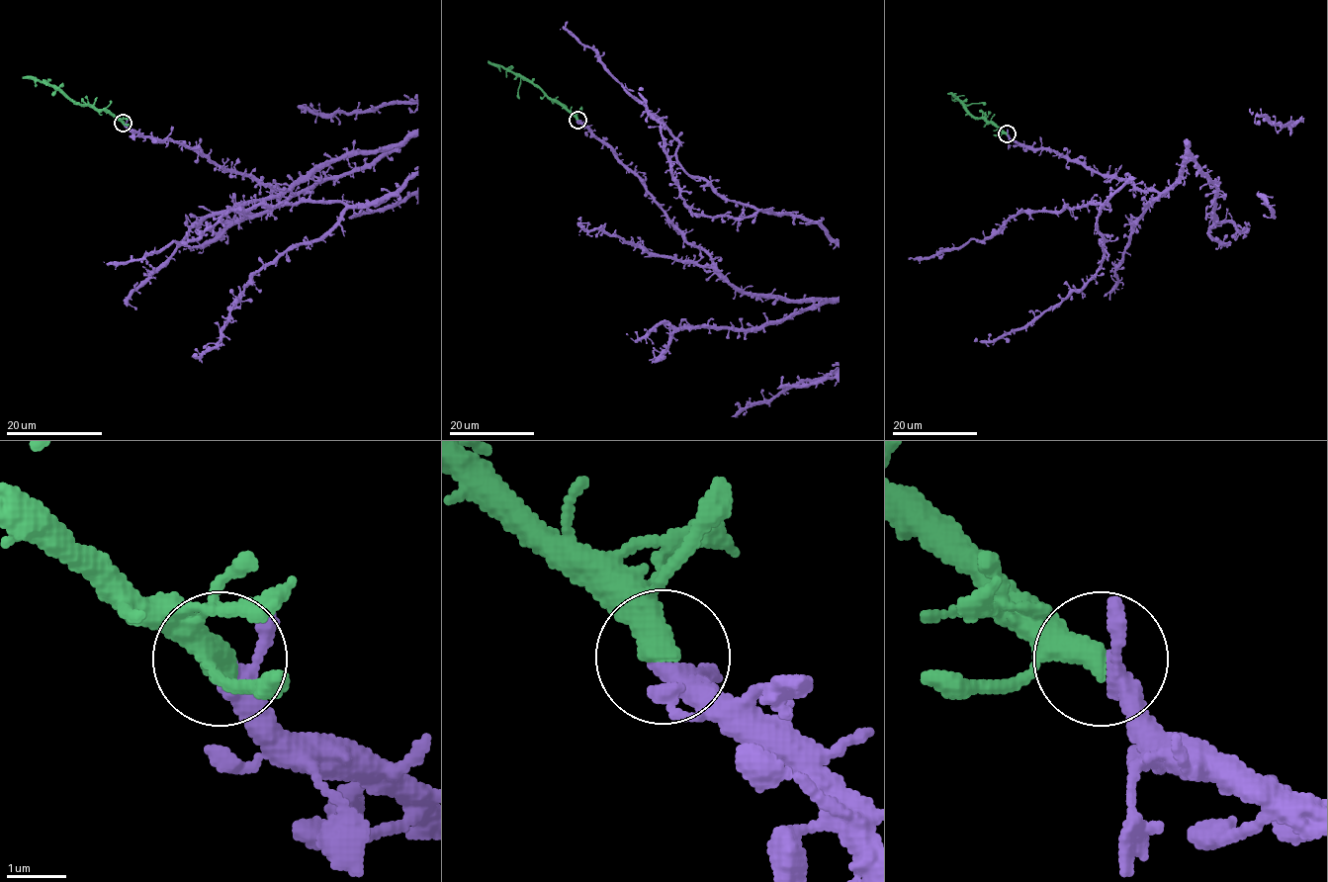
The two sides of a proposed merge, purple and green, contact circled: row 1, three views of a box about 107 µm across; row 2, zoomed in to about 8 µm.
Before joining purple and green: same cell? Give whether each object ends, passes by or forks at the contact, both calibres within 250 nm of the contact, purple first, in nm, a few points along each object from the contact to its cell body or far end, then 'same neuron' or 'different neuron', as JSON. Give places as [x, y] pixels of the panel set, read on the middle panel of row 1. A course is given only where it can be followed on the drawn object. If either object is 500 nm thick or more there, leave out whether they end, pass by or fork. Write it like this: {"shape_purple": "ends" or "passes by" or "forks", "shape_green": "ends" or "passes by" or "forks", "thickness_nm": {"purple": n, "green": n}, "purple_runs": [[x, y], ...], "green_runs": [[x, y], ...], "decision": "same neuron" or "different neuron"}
{"shape_purple": "passes by", "shape_green": "passes by", "thickness_nm": {"purple": 300, "green": 360}, "purple_runs": [[577, 120], [720, 274], [754, 295], [813, 304], [749, 328], [662, 322], [634, 340], [627, 333]], "green_runs": [[577, 119], [538, 87], [487, 60]], "decision": "same neuron"}

